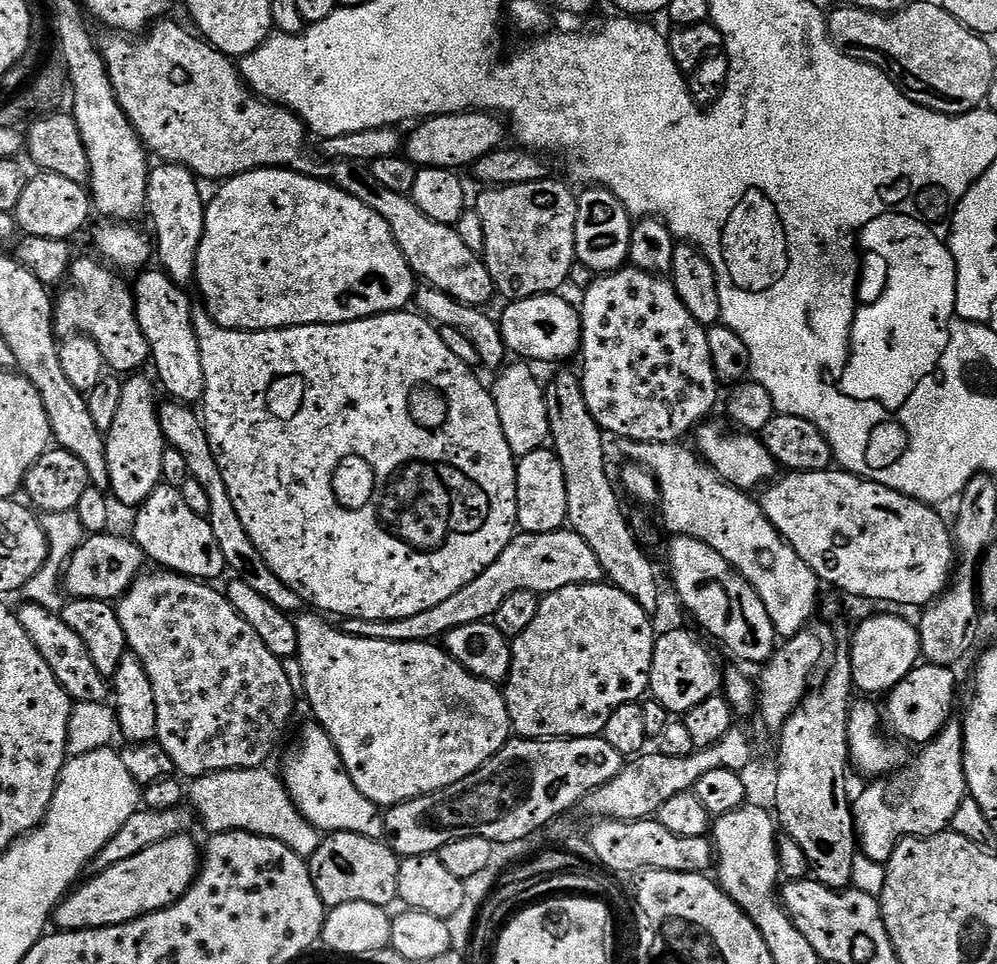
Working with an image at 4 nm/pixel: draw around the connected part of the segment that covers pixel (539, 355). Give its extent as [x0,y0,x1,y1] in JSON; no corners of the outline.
[498,294,580,364]

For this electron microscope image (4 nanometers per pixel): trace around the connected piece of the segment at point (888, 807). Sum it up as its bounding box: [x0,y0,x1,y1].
[852,722,968,865]

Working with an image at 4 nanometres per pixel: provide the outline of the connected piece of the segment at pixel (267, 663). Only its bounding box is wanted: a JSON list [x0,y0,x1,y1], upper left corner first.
[115,570,298,778]

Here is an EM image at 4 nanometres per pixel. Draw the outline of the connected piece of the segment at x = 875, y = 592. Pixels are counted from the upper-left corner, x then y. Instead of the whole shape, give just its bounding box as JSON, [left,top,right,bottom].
[758,470,954,610]

